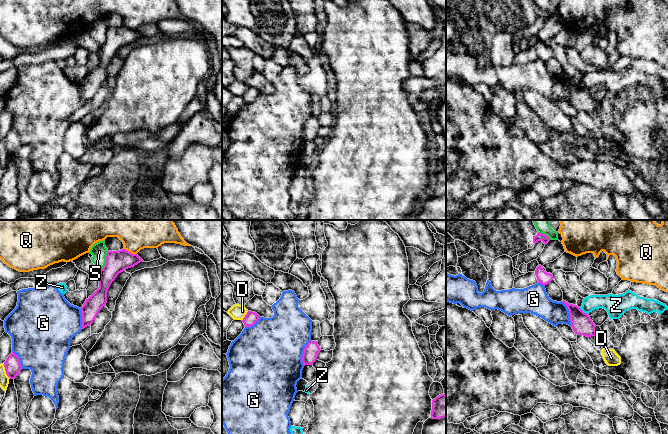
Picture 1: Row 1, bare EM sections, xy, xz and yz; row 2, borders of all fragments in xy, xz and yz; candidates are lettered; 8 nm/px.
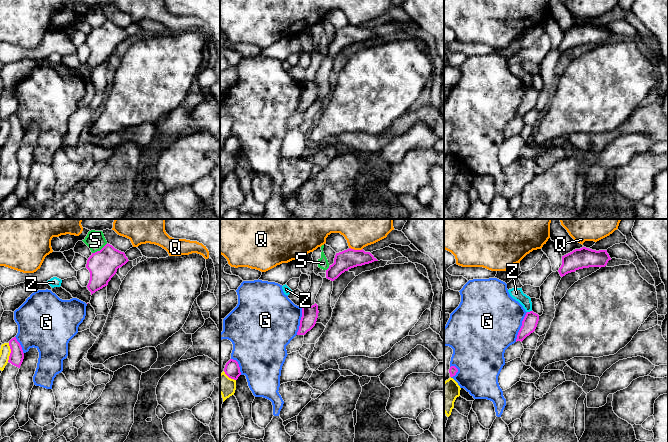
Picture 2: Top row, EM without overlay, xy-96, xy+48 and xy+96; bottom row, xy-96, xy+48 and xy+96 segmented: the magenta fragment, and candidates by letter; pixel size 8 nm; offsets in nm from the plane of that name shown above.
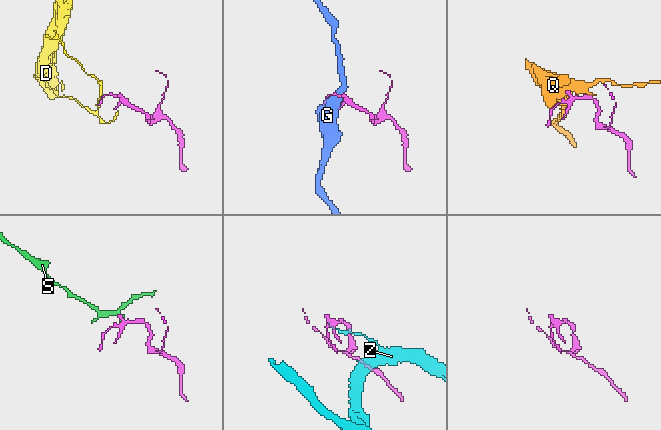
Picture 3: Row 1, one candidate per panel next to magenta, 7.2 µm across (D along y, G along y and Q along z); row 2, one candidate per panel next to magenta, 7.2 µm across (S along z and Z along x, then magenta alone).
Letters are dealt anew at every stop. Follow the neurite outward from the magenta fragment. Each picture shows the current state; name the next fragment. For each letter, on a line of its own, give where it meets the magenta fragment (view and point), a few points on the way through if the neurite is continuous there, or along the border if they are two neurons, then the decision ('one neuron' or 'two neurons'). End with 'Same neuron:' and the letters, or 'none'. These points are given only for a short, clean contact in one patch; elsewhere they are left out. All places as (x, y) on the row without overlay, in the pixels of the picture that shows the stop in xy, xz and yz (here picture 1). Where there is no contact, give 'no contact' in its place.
D: xz (245, 92) | two neurons
G: xz (303, 129) | two neurons
Q: xy (129, 28) | two neurons
S: xy (106, 37) | two neurons
Z: yz (582, 87) | along yz (579, 83), (587, 90) | two neurons
Same neuron: none

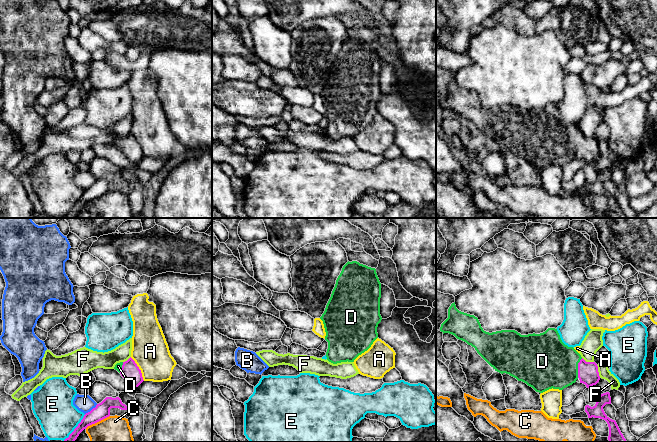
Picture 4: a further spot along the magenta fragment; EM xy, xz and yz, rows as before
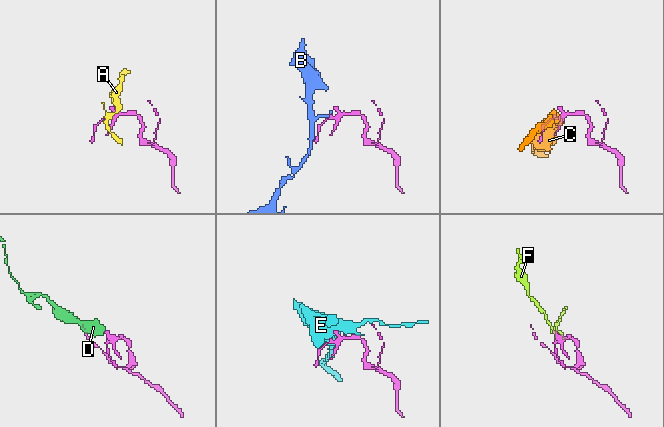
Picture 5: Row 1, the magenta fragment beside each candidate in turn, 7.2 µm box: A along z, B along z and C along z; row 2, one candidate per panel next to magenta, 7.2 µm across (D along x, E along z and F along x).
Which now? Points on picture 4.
A: xy (139, 145) | along xy (130, 133), (140, 146), (144, 156) | two neurons
B: xy (92, 185) | along xy (97, 180), (85, 190) | two neurons
C: xy (97, 197) | two neurons
D: yz (578, 144) | across yz (588, 150), (578, 144), (548, 139) | one neuron
E: xy (75, 204) | two neurons
F: yz (597, 147) | two neurons
Same neuron: D

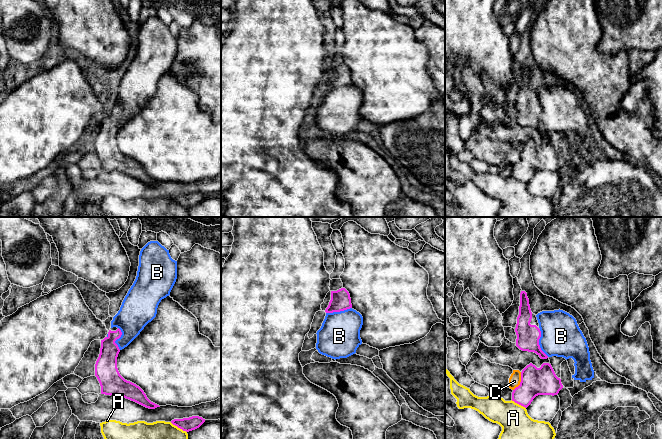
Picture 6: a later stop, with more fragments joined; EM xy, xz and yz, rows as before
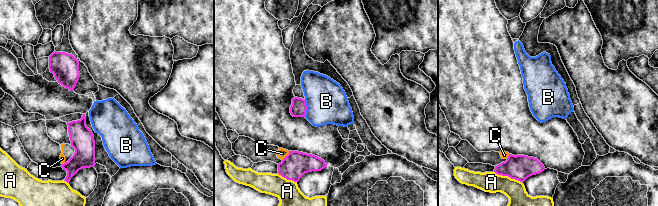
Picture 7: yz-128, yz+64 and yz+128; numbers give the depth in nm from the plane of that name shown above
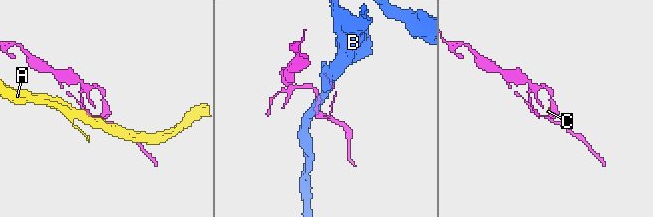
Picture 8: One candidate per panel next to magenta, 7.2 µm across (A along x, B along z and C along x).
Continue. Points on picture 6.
A: yz (518, 179) | two neurons
B: yz (538, 119) | along yz (539, 105), (540, 124), (548, 132) | two neurons
C: yz (521, 157) | along yz (521, 148), (521, 157), (513, 166) | two neurons
Same neuron: none

